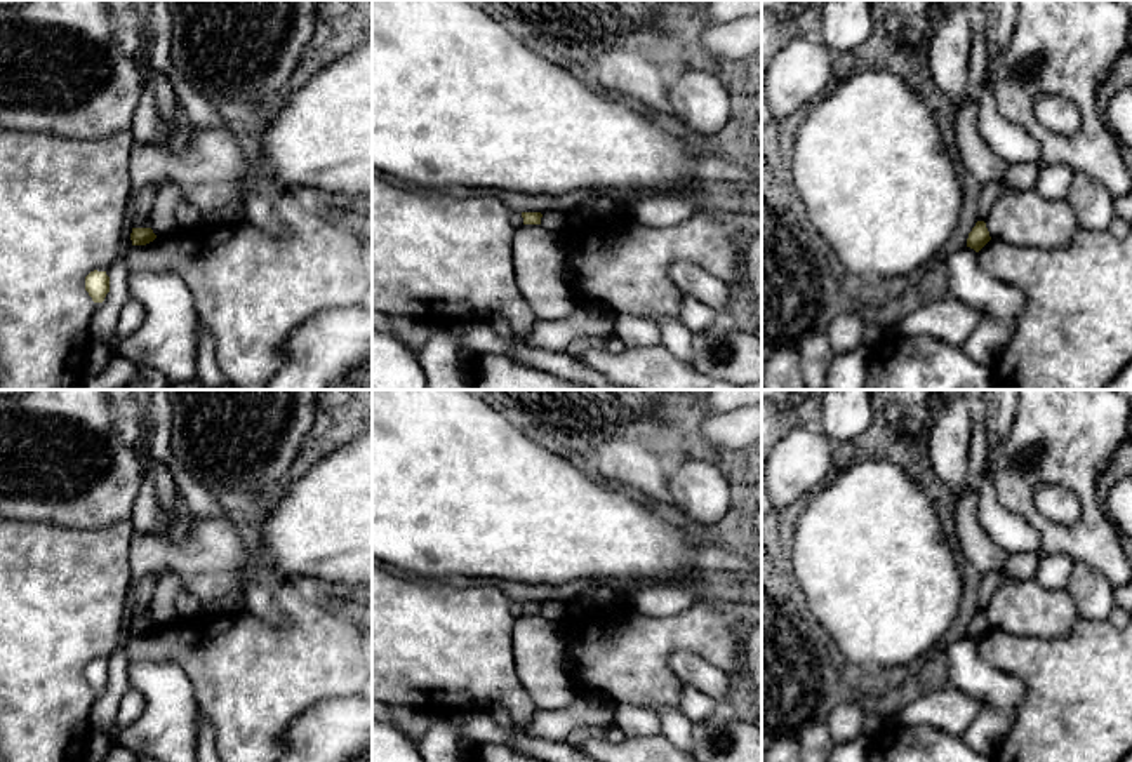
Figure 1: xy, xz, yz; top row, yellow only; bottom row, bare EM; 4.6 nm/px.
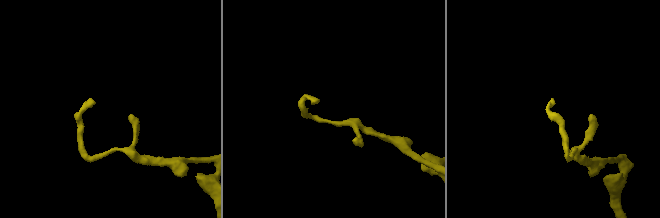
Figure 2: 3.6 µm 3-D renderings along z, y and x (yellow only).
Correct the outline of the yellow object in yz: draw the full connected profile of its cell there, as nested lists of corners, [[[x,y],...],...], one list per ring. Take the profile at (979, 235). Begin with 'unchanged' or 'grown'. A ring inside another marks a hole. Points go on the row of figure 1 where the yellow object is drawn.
unchanged; [[[977,221],[967,238],[967,247],[979,252],[991,240],[984,221]]]

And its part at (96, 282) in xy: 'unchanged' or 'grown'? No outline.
unchanged

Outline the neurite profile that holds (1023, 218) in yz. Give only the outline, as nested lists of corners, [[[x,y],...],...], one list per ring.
[[[1033,190],[1003,191],[984,223],[991,238],[1031,247],[1069,245],[1080,226],[1066,200],[1045,200]]]

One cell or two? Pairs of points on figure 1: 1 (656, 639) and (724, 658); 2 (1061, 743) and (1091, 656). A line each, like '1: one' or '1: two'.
1: one
2: one

